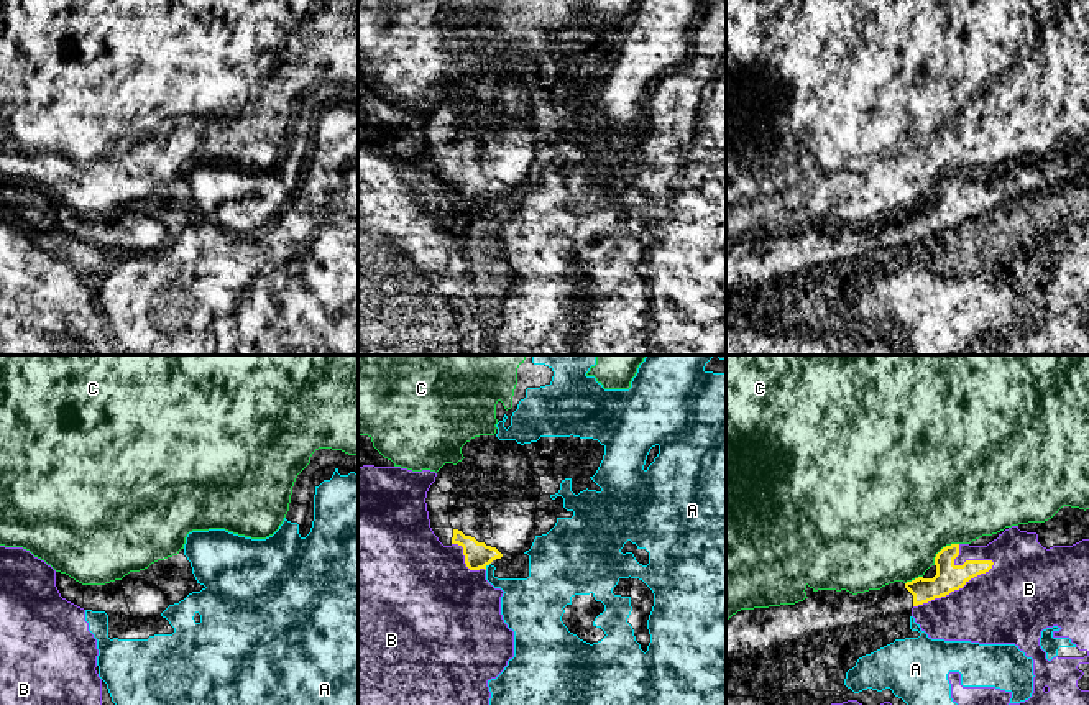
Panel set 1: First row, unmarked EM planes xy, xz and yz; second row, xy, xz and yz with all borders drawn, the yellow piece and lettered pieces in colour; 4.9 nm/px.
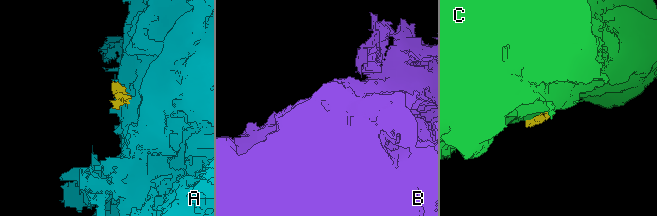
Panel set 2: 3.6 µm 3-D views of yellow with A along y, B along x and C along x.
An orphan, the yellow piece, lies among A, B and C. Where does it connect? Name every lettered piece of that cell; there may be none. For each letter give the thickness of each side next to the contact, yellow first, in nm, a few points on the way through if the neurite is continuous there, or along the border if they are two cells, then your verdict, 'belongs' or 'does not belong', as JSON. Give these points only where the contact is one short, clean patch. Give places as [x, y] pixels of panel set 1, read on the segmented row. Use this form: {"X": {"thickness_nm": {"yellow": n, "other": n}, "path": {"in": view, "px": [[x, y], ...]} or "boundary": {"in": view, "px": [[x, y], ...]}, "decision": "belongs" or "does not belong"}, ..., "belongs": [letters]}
{"A": {"thickness_nm": {"yellow": 130, "other": 220}, "boundary": {"in": "xz", "px": [[490, 562], [485, 569]]}, "decision": "does not belong"}, "B": {"thickness_nm": {"yellow": 140, "other": 360}, "decision": "does not belong"}, "C": {"thickness_nm": {"yellow": 140, "other": 500}, "boundary": {"in": "yz", "px": [[958, 543], [946, 544], [937, 554], [933, 564]]}, "decision": "does not belong"}, "belongs": []}

